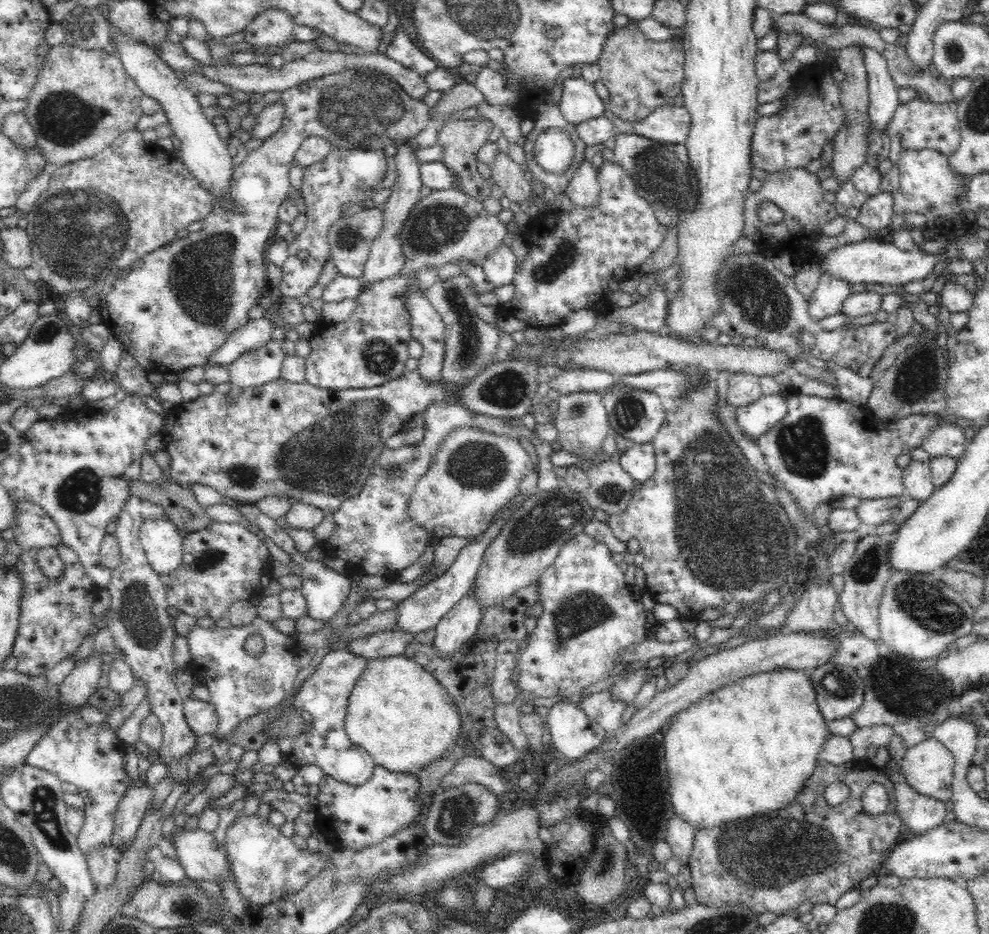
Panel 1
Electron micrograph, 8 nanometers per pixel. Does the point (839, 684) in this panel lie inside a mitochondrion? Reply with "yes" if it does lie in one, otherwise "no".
yes

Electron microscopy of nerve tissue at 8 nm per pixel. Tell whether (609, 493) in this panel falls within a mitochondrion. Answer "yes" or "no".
yes

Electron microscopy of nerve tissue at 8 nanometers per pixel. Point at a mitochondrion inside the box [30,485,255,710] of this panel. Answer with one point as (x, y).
(139, 614)

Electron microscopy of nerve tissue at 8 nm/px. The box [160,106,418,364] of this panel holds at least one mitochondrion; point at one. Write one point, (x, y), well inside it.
(199, 272)

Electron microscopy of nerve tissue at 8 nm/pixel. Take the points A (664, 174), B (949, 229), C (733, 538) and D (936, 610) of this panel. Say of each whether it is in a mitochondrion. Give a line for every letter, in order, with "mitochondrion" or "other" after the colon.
A: mitochondrion
B: other
C: mitochondrion
D: mitochondrion

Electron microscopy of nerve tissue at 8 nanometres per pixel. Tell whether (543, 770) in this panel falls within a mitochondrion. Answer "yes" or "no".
no

